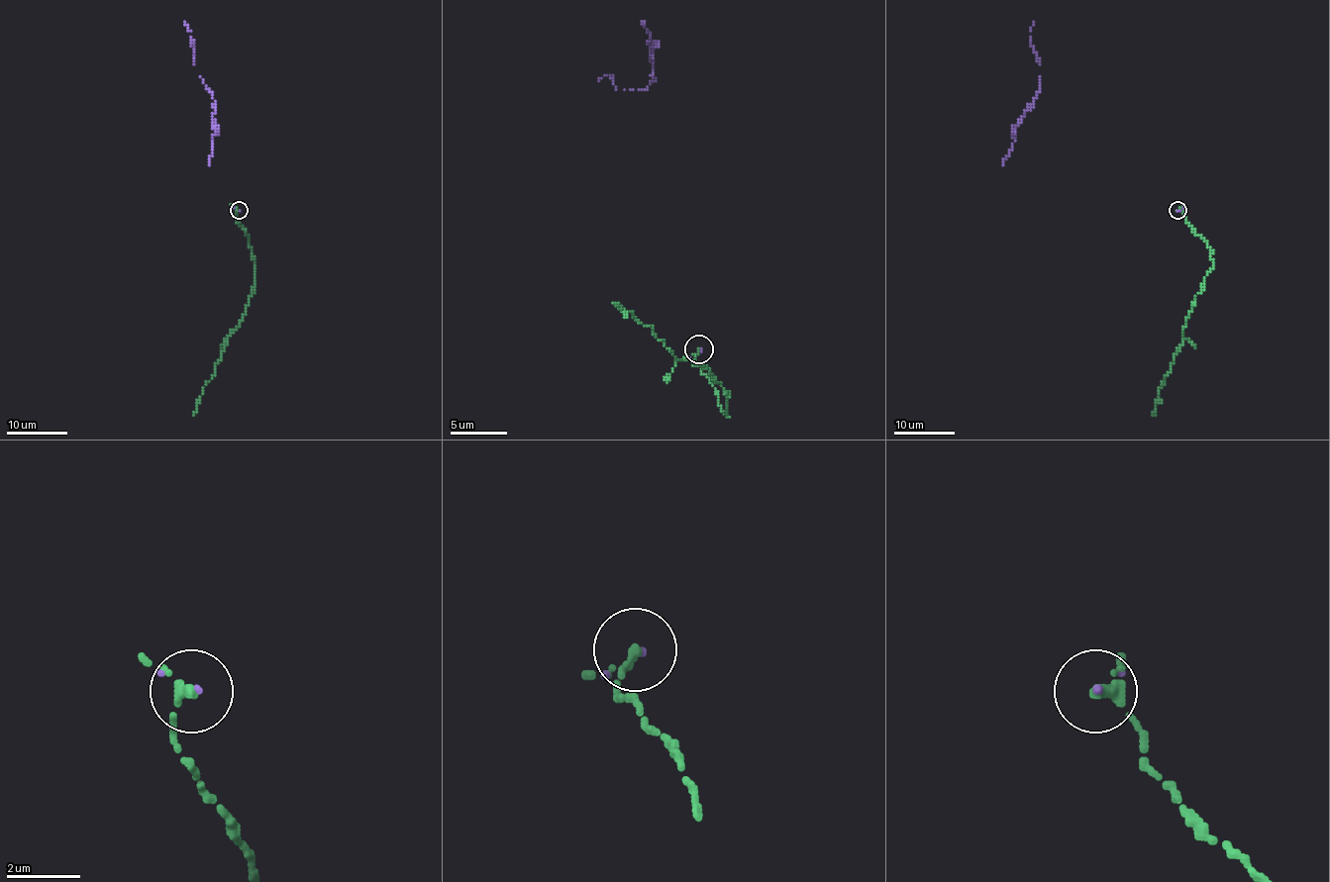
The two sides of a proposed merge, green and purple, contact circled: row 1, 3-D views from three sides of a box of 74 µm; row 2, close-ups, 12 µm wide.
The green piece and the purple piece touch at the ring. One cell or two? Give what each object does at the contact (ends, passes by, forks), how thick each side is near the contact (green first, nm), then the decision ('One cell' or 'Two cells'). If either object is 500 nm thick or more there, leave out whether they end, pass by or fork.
At the ring green passes by. At the ring purple ends. Thickness 240 nm (green) against 130 nm. One cell

